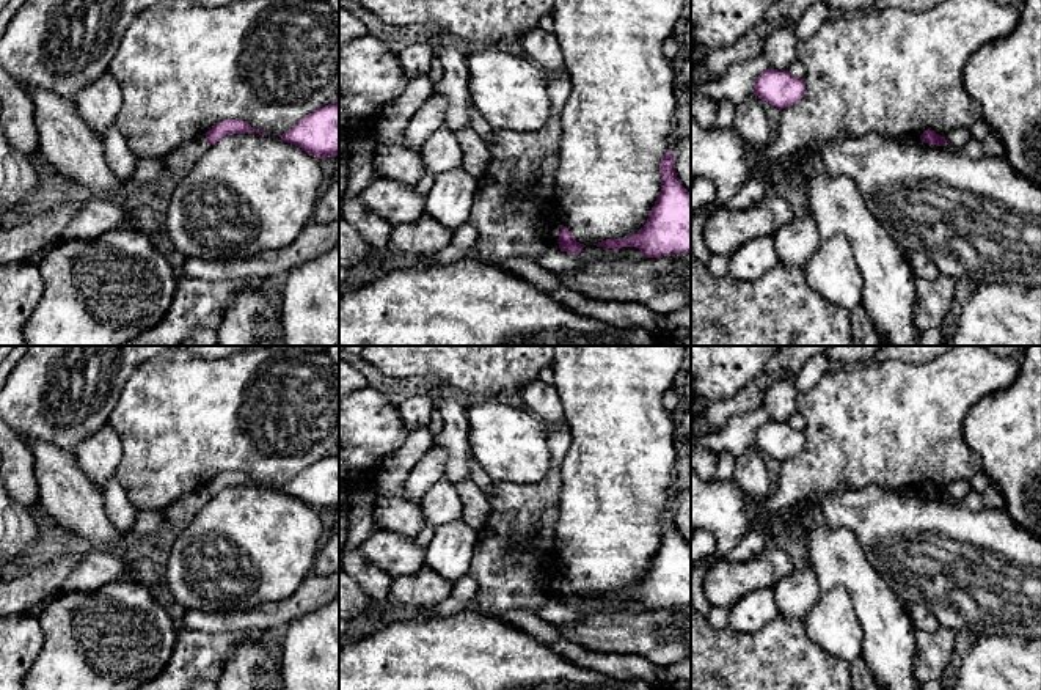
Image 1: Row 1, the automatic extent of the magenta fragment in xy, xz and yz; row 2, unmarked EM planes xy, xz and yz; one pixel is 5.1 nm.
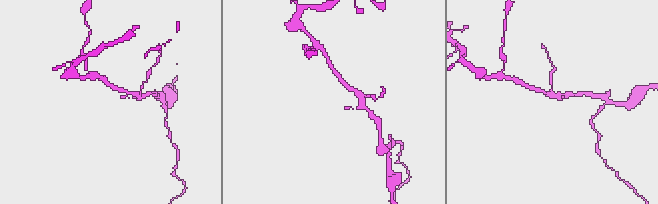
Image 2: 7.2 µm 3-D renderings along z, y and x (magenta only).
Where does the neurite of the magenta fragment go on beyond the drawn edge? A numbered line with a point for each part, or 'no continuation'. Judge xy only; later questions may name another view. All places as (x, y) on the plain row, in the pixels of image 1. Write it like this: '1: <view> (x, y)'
no continuation

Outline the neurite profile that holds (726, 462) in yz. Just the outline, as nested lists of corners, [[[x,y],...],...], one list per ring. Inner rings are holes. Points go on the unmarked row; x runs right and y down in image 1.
[[[718,453],[718,473],[716,478],[719,481],[725,481],[733,478],[736,457],[730,453]]]

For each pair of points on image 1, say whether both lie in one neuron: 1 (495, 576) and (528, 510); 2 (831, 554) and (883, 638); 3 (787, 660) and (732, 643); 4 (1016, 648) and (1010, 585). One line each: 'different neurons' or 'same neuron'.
1: same neuron
2: same neuron
3: same neuron
4: different neurons

